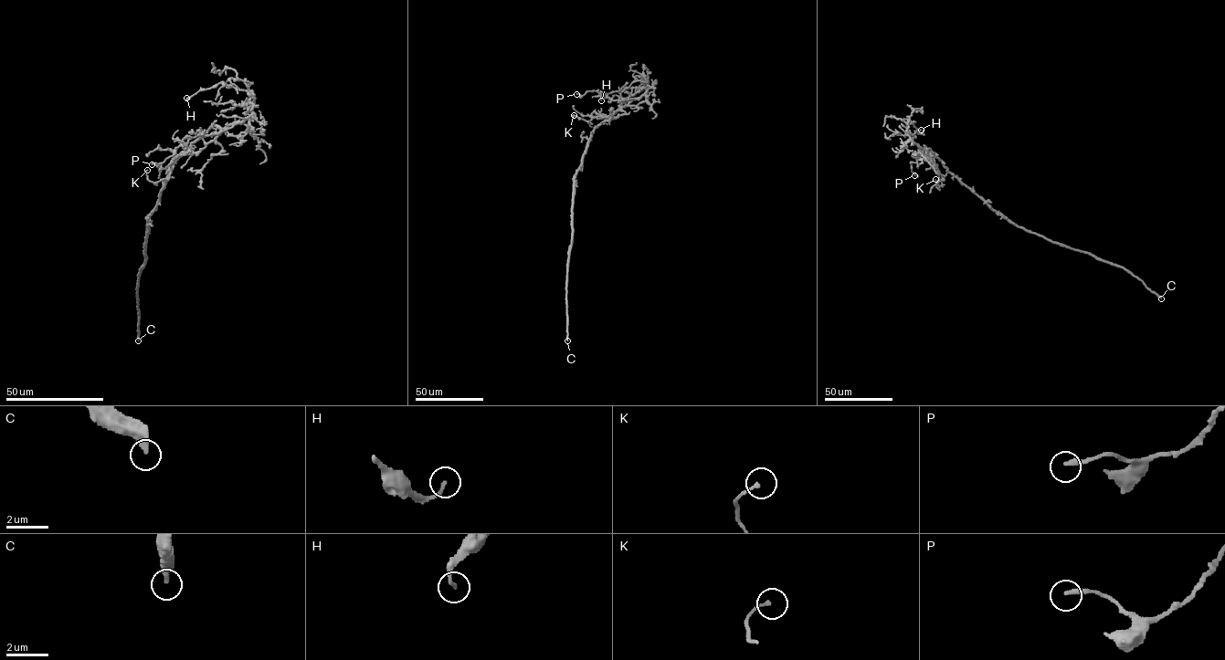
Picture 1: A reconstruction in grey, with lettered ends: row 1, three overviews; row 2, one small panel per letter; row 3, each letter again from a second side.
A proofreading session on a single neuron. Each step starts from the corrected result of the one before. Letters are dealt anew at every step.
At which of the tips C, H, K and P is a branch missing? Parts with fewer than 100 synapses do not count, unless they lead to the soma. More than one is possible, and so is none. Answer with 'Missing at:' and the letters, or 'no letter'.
Missing at: C

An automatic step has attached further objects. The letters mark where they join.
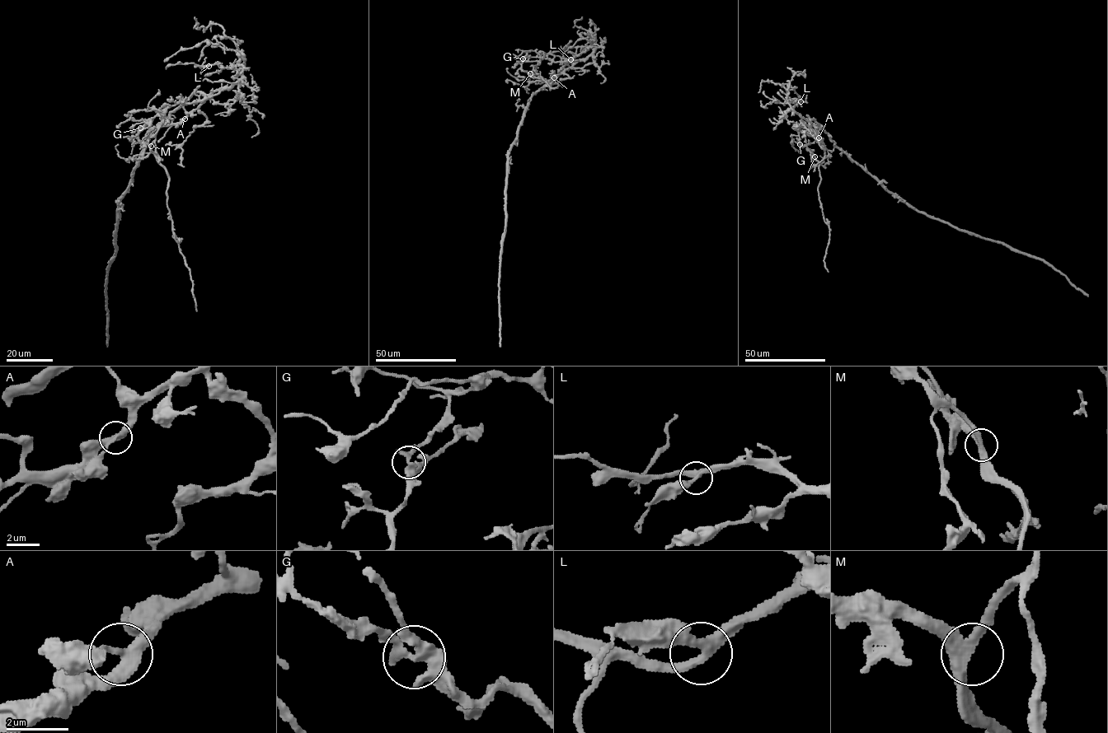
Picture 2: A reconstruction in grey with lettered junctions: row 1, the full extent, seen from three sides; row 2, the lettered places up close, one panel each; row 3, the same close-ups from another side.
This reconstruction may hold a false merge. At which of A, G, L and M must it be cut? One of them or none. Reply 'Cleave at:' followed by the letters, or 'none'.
Cleave at: G

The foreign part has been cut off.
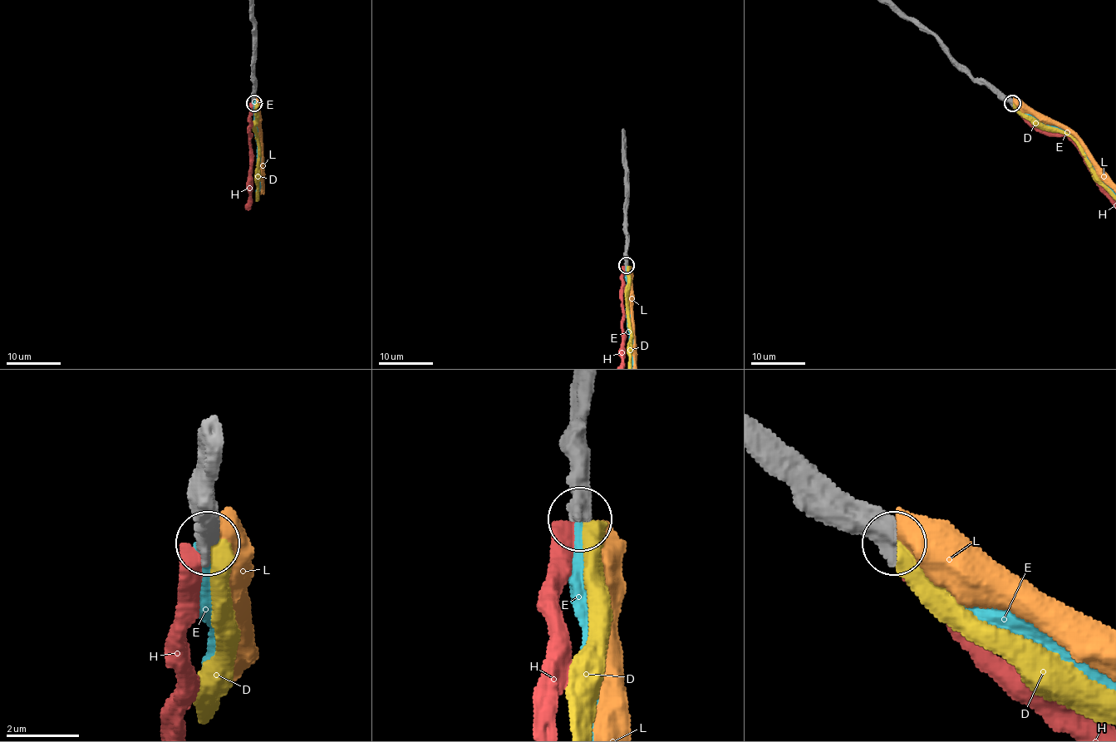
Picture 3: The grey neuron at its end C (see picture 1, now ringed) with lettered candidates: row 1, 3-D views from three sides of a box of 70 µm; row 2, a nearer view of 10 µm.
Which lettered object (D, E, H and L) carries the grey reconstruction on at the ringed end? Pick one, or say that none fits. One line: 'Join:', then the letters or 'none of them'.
Join: E

